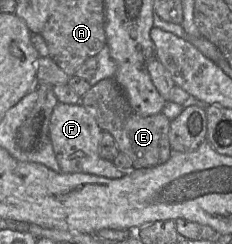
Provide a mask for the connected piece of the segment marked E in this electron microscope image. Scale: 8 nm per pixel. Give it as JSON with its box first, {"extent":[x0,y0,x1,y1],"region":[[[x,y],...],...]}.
{"extent":[80,78,170,169],"region":[[[114,78],[102,79],[91,86],[81,97],[80,104],[92,113],[102,131],[107,131],[114,137],[119,152],[129,158],[133,169],[154,167],[170,158],[170,120],[161,112],[147,117],[138,115]]]}

